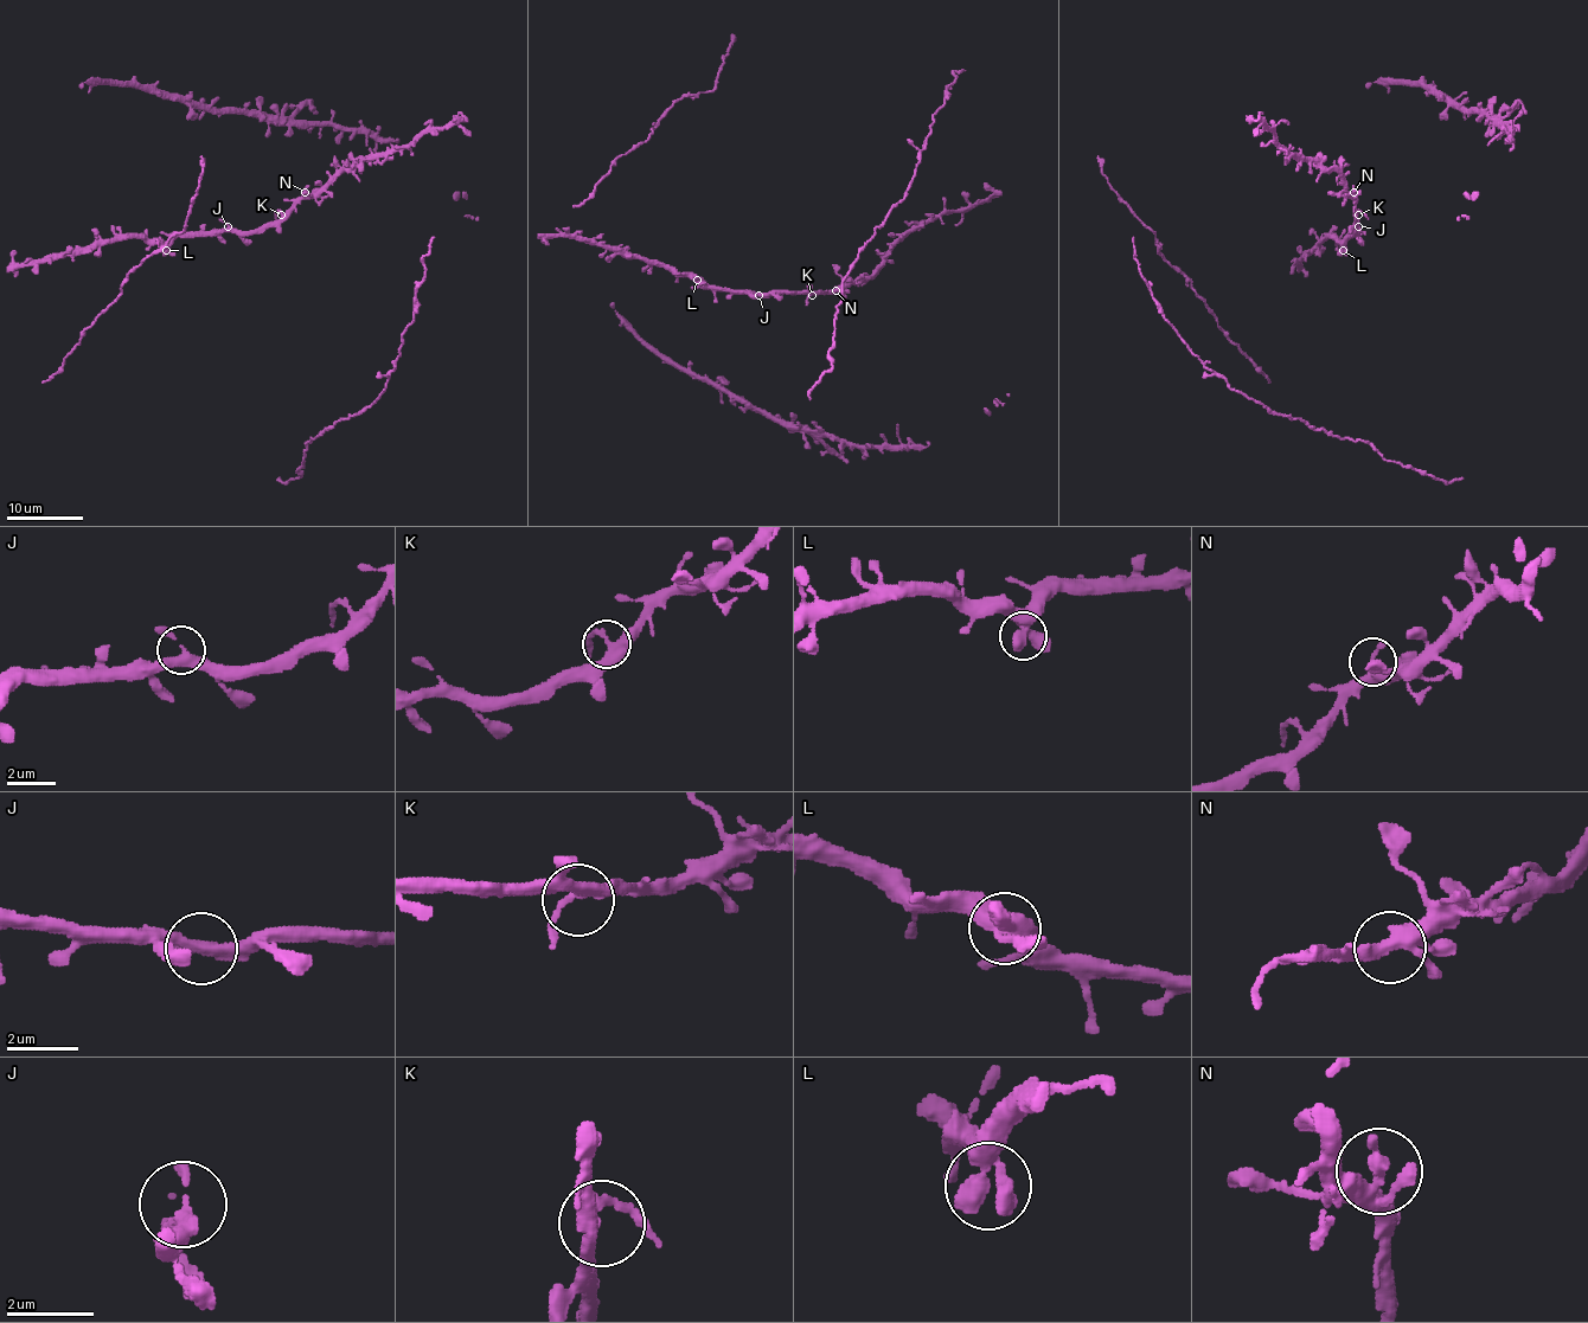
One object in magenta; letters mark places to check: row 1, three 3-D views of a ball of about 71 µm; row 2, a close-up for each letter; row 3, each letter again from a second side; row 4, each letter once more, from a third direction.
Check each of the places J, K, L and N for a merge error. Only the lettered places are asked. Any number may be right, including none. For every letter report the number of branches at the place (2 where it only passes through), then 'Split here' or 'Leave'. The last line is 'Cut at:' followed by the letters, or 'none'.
J: Branches: 3. Leave
K: Branches: 3. Leave
L: Branches: 2. Leave
N: Branches: 2. Leave
Cut at: none

